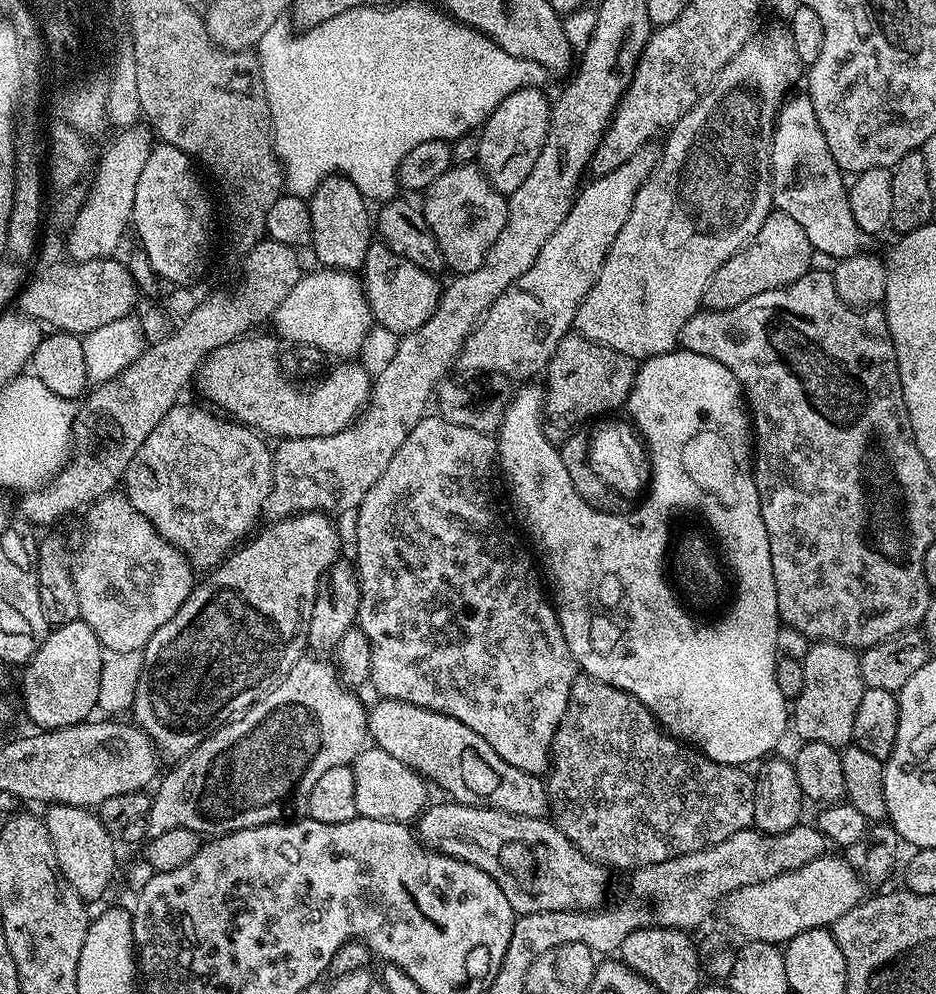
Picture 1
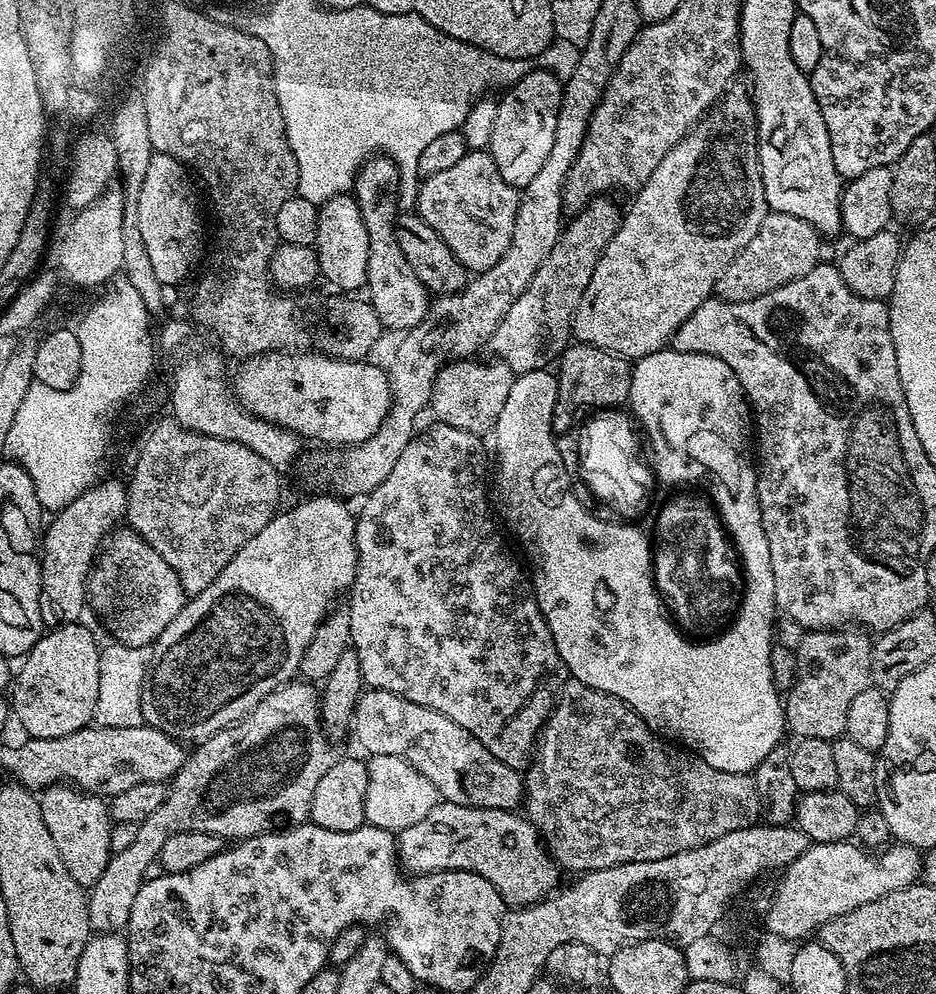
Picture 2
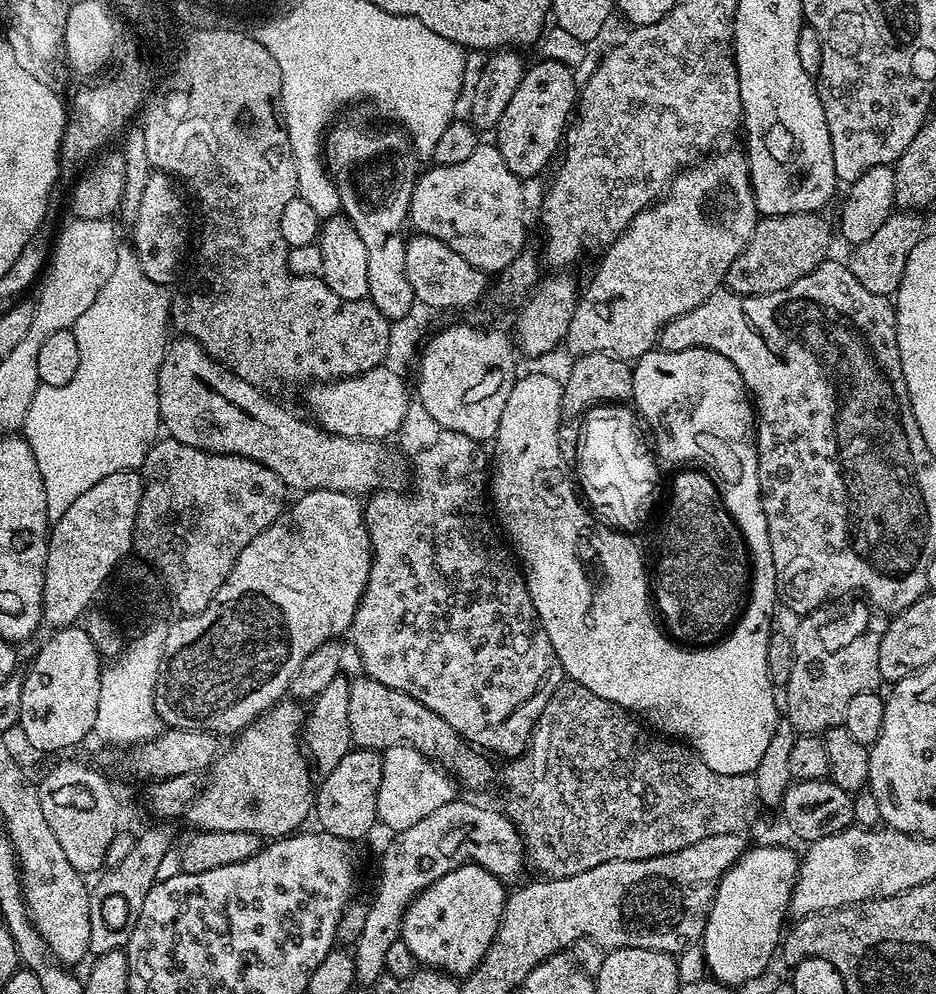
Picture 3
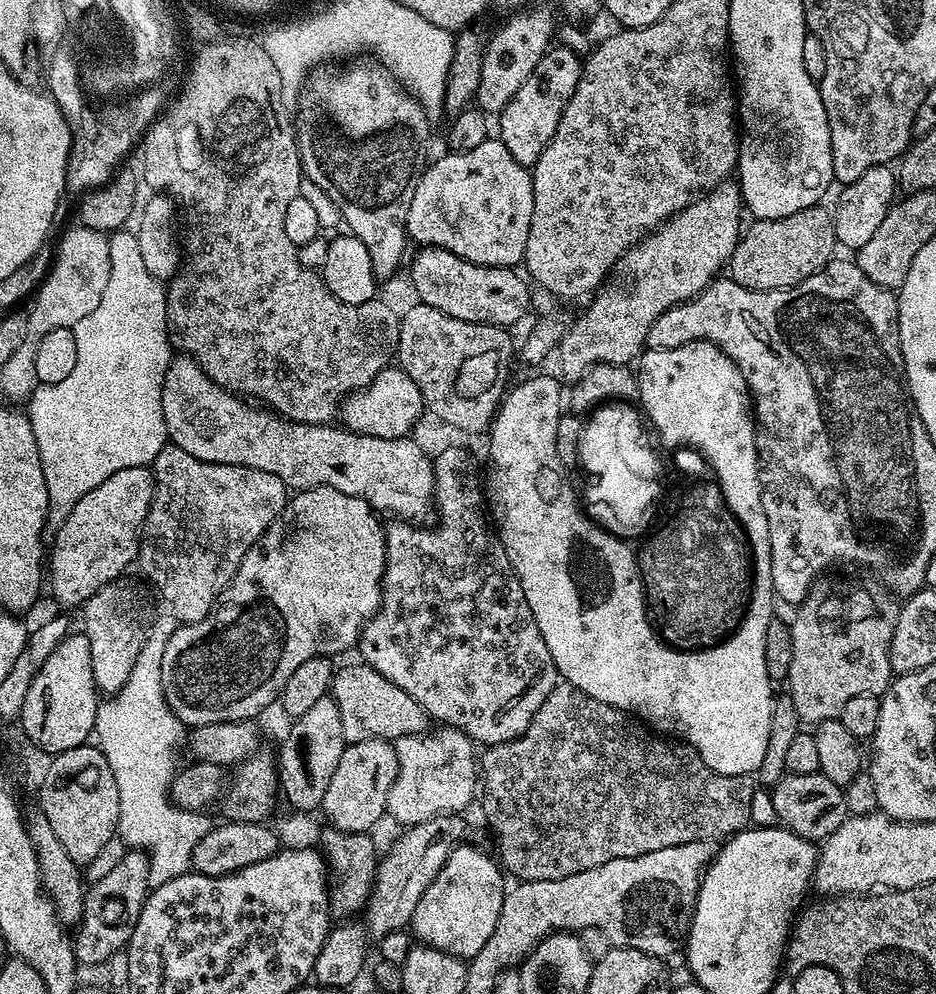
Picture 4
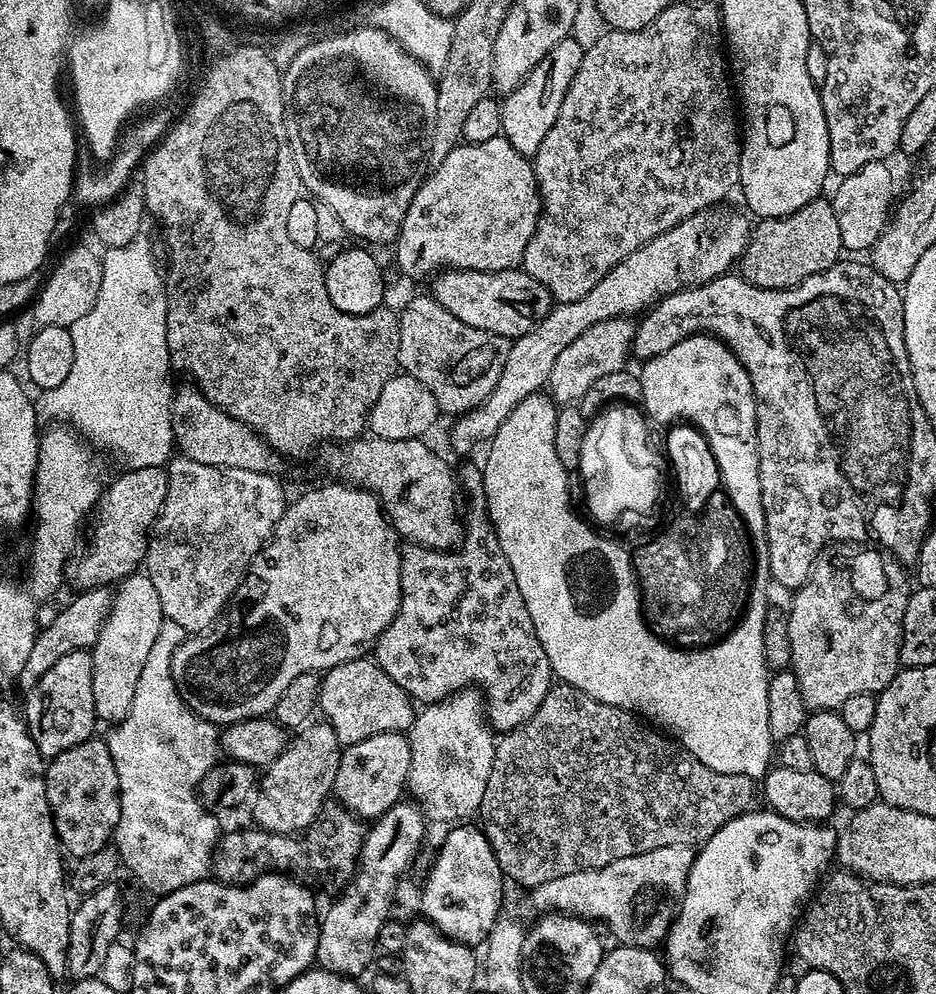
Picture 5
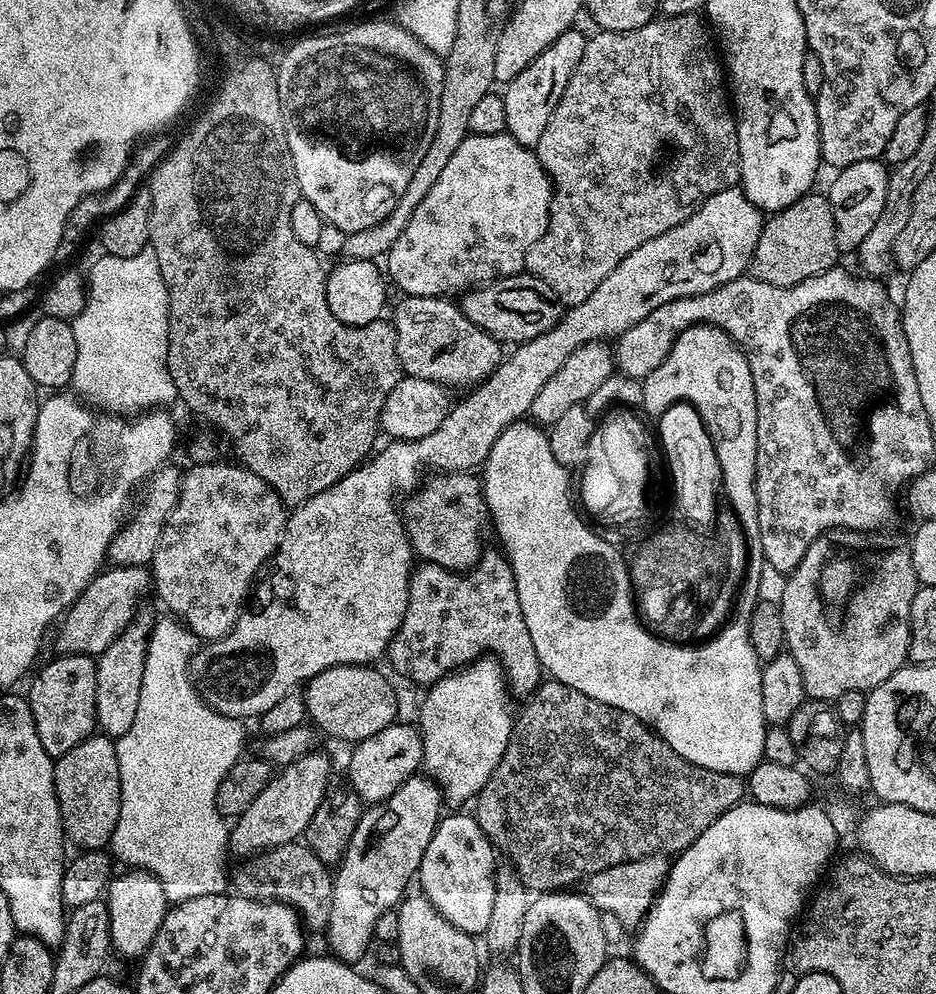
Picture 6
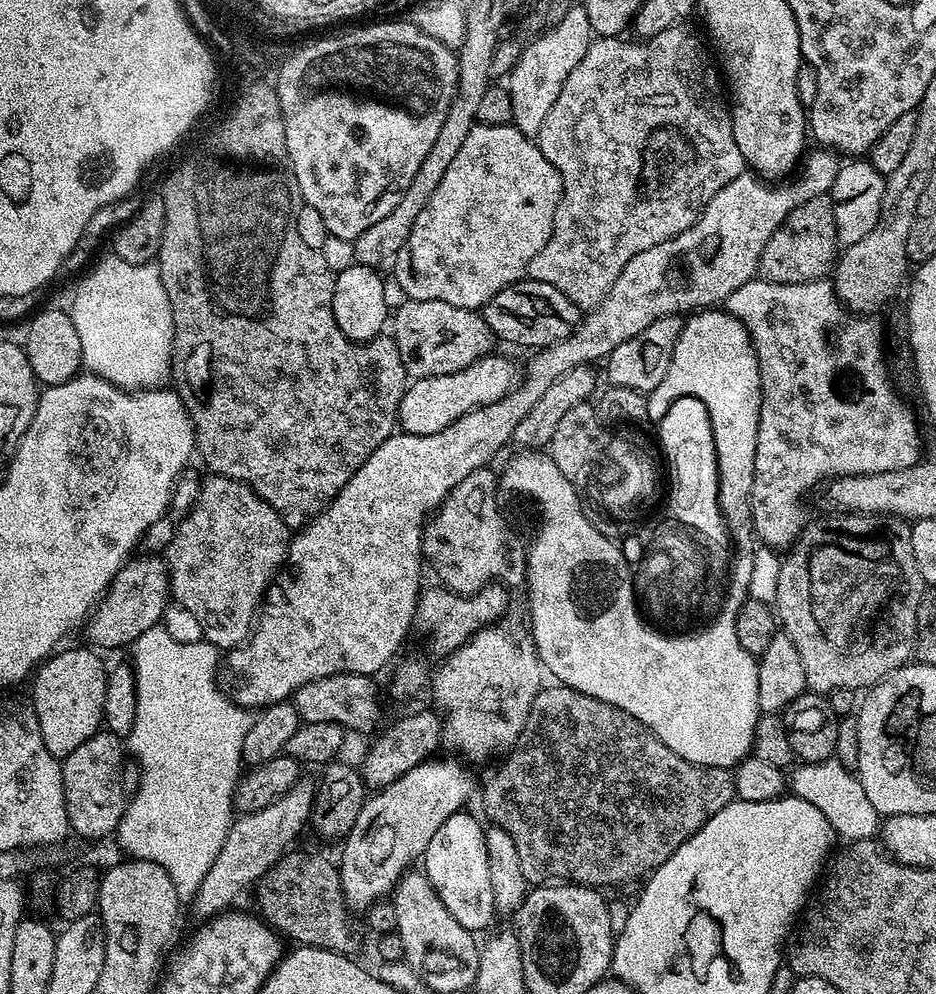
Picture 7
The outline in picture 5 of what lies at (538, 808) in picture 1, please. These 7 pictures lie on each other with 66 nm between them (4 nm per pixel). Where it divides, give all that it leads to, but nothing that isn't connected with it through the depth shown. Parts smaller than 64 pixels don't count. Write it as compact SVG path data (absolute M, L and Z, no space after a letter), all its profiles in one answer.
M361 658L342 662L320 676L318 712L338 734L341 745L347 746L376 732L407 733L414 719L414 704L402 686L377 666L375 659Z

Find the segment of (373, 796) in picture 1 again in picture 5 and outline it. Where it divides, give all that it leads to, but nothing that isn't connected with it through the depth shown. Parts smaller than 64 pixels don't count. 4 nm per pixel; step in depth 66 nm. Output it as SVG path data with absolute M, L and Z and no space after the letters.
M471 687L463 692L454 692L448 699L440 700L437 704L423 705L415 713L406 735L410 742L410 772L406 792L425 817L429 821L452 820L448 822L464 822L467 821L464 820L467 816L475 817L480 810L482 794L486 794L486 782L490 782L496 749L494 732L486 719L483 695Z

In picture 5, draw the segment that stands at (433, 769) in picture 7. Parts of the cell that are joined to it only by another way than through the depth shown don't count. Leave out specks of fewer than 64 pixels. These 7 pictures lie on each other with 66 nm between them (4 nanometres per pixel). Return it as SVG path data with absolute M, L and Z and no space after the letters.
M412 802L396 804L386 810L386 814L371 821L364 834L360 867L356 869L351 882L344 887L343 893L337 895L333 899L336 901L325 910L324 916L319 917L320 933L315 963L323 971L360 978L367 968L373 967L378 955L378 930L382 930L390 918L391 912L388 911L392 908L392 898L404 871L415 862L420 852L420 843L424 840L424 824L424 813Z

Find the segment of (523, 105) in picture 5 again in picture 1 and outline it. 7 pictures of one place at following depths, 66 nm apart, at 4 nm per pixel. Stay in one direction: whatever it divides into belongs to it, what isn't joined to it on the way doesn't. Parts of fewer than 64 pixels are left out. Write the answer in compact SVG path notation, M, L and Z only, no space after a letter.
M539 87L514 90L505 100L488 115L478 132L478 152L476 160L494 190L510 194L526 182L538 154L542 154L544 139L548 133L548 119L552 113L549 97L540 93Z

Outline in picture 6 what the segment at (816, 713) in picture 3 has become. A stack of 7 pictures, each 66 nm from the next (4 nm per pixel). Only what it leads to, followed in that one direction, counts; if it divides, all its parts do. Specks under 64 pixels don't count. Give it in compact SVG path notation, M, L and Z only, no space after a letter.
M838 528L830 532L823 532L802 554L802 562L793 572L787 573L788 581L786 590L782 594L782 602L779 604L782 614L782 630L785 631L784 643L787 655L798 662L798 670L802 670L802 682L804 683L804 695L809 700L821 702L835 702L846 690L858 690L865 694L872 691L886 678L890 678L895 672L905 667L908 660L908 647L910 646L910 606L914 602L914 594L918 587L918 581L914 574L914 562L912 561L912 550L907 539L900 536L887 536L884 530L874 532L853 532L847 528Z

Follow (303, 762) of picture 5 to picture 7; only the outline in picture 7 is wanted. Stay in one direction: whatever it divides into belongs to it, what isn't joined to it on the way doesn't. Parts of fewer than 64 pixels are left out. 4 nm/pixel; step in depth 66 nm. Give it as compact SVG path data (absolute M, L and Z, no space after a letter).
M308 778L300 779L290 786L286 794L282 794L274 802L270 802L257 812L245 812L237 815L226 834L226 842L222 842L222 850L210 866L206 878L202 878L200 889L190 901L192 912L197 921L203 922L221 912L231 909L236 895L243 888L251 889L260 877L289 851L288 843L299 834L309 823L312 814L312 804L316 800L316 784Z

